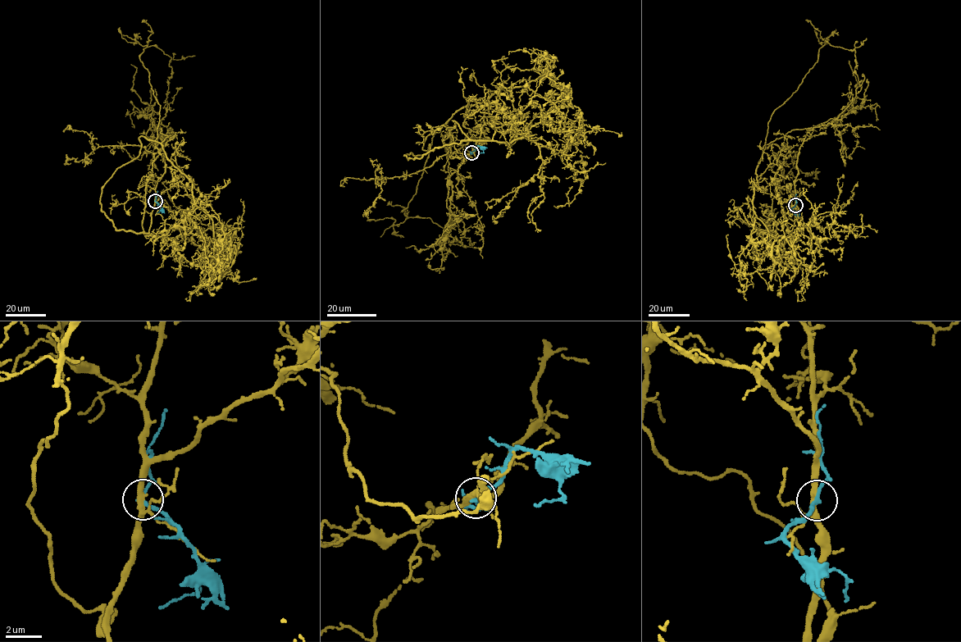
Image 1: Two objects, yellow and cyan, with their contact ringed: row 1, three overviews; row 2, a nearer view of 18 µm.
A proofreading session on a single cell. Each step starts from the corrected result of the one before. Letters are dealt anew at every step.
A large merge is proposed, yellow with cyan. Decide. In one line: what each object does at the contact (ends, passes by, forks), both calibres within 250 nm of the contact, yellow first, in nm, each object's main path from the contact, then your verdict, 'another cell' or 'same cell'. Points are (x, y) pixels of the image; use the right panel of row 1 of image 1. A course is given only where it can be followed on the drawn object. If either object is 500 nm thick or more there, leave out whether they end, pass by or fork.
yellow forks there; cyan passes by; 280 nm thick on the yellow side, 200 nm on the other; yellow runs (795, 205), (788, 190), (775, 184), (755, 186), (771, 116), (798, 88), (826, 42), (853, 50), (866, 38); cyan runs (795, 205), (792, 210), (799, 216); another cell

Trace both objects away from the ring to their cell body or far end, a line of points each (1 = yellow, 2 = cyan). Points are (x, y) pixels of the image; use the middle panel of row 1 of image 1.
1: (471, 152), (489, 97), (434, 130), (402, 211), (430, 217), (455, 244), (477, 248)
2: (471, 152), (478, 145), (483, 152), (480, 153)

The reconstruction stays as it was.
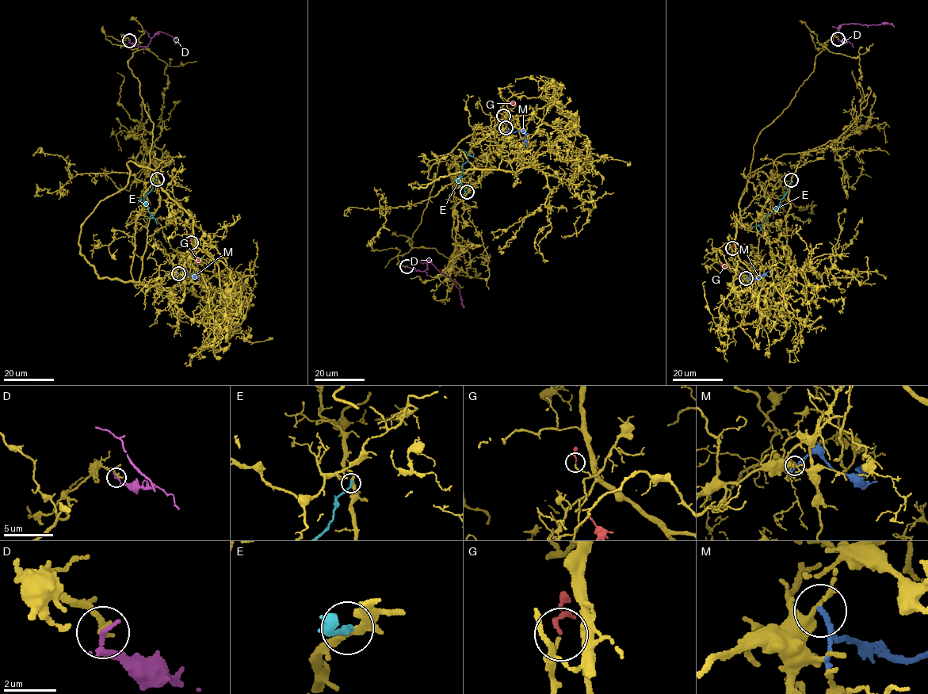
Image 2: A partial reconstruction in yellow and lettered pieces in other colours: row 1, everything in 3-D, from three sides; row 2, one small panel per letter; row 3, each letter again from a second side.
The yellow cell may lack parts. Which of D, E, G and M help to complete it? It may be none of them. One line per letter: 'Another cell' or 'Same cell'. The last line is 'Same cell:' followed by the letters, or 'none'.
D: Another cell
E: Another cell
G: Another cell
M: Another cell
Same cell: none

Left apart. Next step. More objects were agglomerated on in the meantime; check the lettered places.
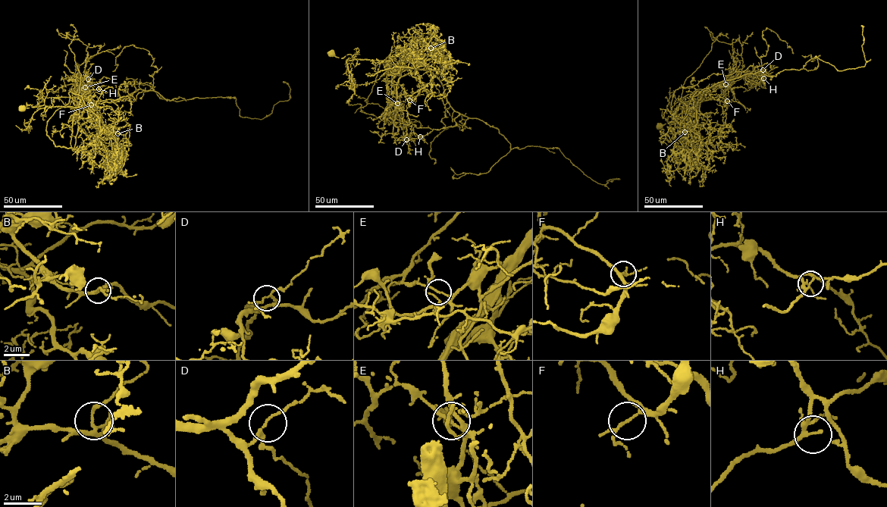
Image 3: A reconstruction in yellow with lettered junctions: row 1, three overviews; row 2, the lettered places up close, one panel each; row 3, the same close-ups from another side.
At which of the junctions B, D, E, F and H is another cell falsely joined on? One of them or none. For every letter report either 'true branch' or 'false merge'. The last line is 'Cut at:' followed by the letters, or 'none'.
B: true branch
D: true branch
E: false merge
F: true branch
H: true branch
Cut at: E

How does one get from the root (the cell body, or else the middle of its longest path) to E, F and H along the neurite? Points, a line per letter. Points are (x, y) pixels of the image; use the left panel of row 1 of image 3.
E: (23, 108), (44, 104), (55, 107), (88, 107), (90, 101), (84, 100), (81, 95), (83, 86), (85, 87)
F: (23, 108), (44, 104), (55, 107), (88, 107), (91, 102), (83, 99), (86, 97), (91, 101), (91, 104)
H: (23, 108), (44, 104), (88, 107), (91, 102), (83, 98), (83, 82), (78, 76), (96, 82), (98, 89)

